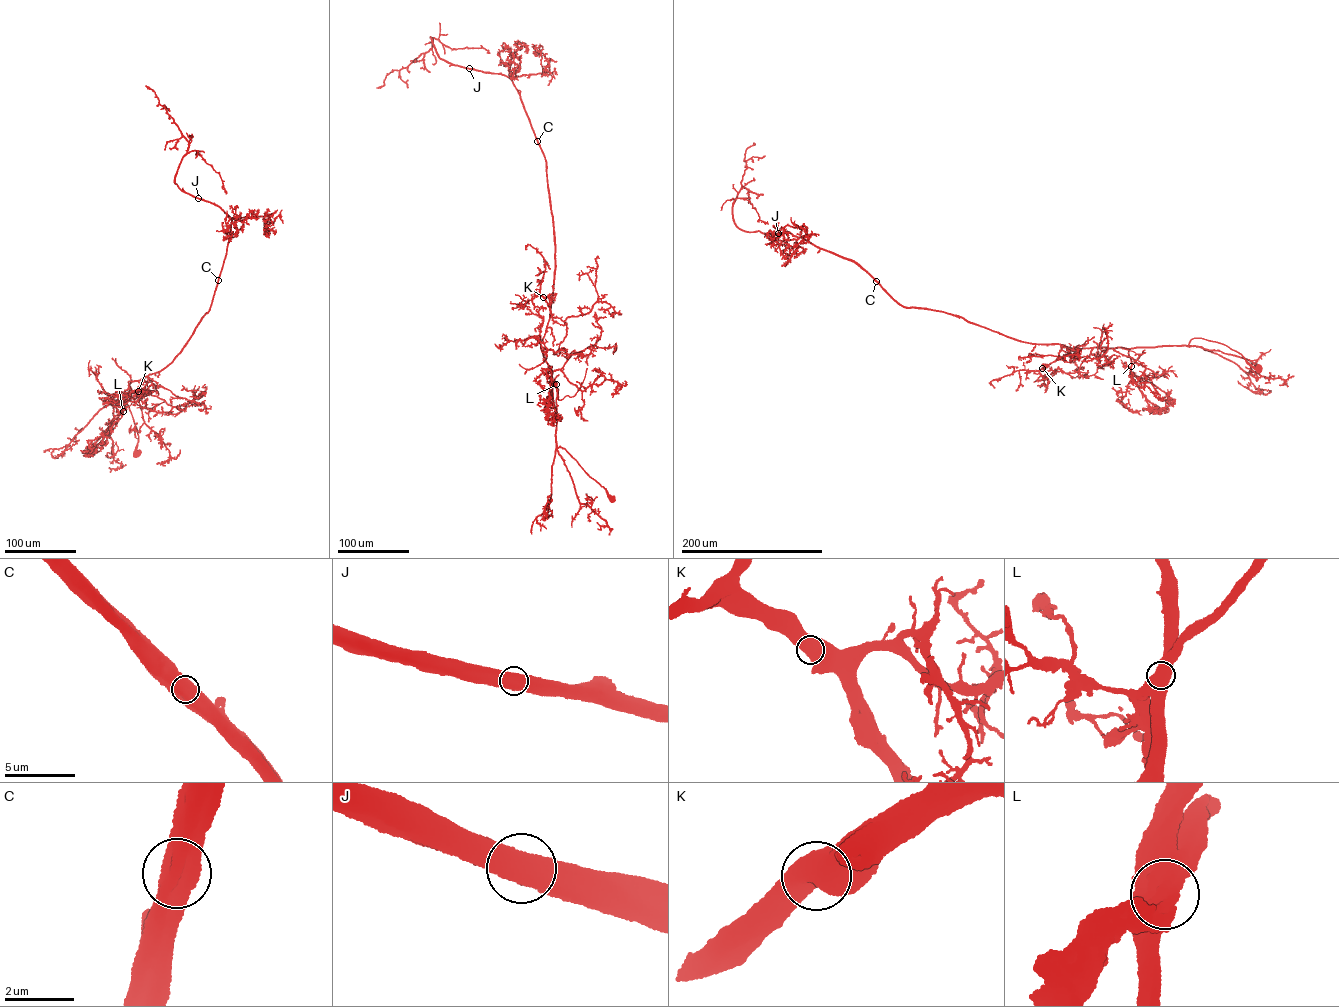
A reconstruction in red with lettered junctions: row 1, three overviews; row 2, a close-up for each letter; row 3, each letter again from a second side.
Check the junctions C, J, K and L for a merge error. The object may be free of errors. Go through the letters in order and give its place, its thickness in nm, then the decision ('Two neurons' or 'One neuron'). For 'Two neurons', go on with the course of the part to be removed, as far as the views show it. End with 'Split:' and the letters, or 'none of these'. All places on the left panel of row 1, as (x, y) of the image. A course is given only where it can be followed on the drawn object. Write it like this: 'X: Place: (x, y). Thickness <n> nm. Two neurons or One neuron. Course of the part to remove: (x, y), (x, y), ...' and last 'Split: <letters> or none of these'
C: Place: (218, 280). Thickness 850 nm. One neuron
J: Place: (198, 198). Thickness 800 nm. One neuron
K: Place: (138, 391). Thickness 800 nm. One neuron
L: Place: (123, 411). Thickness 800 nm. Two neurons. Course of the part to remove: (123, 411), (86, 453)
Split: L

